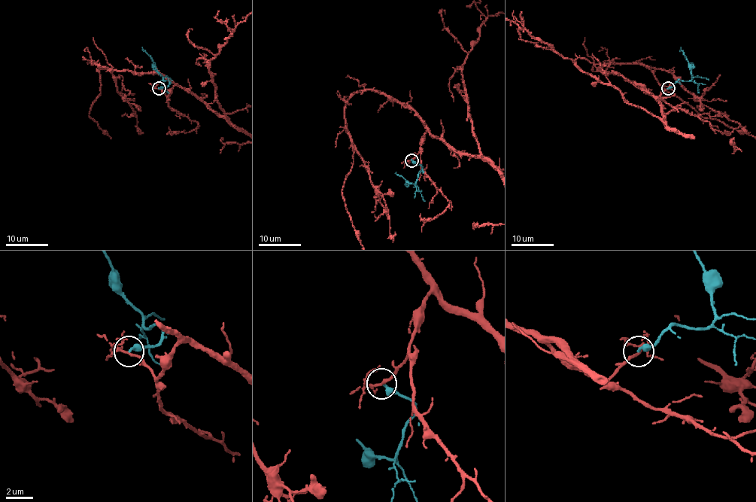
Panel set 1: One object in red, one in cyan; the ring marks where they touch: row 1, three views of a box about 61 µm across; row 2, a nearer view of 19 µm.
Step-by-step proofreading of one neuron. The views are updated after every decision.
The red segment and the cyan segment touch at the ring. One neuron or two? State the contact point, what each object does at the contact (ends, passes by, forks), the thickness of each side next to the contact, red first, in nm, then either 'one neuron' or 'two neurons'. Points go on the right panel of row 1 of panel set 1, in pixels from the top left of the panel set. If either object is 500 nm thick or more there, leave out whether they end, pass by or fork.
place (668, 88); red forks; cyan ends; calibres 170 and 300 nm; two neurons

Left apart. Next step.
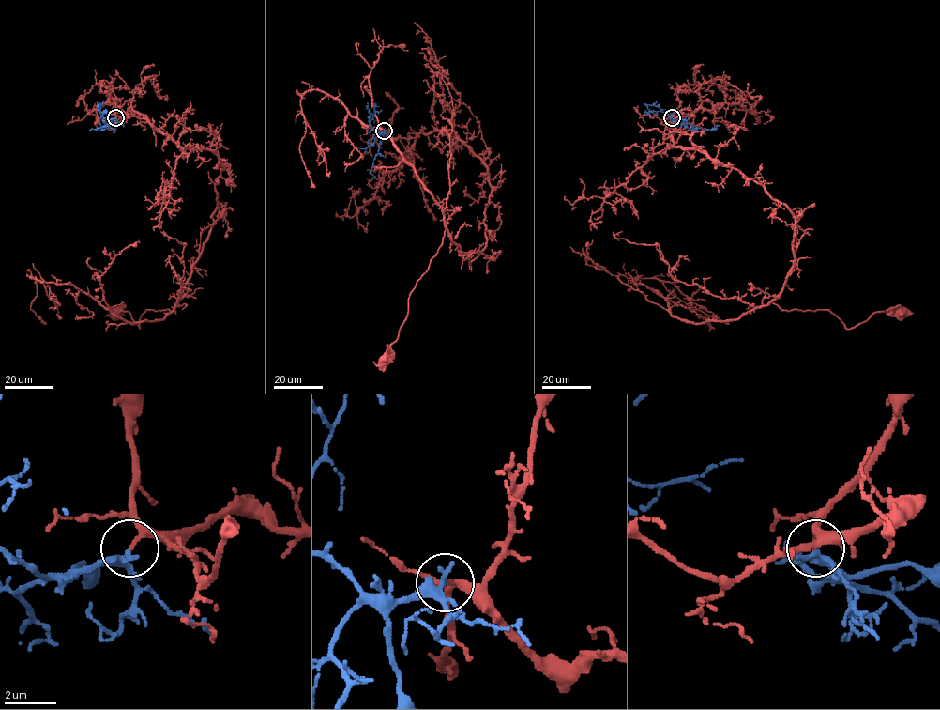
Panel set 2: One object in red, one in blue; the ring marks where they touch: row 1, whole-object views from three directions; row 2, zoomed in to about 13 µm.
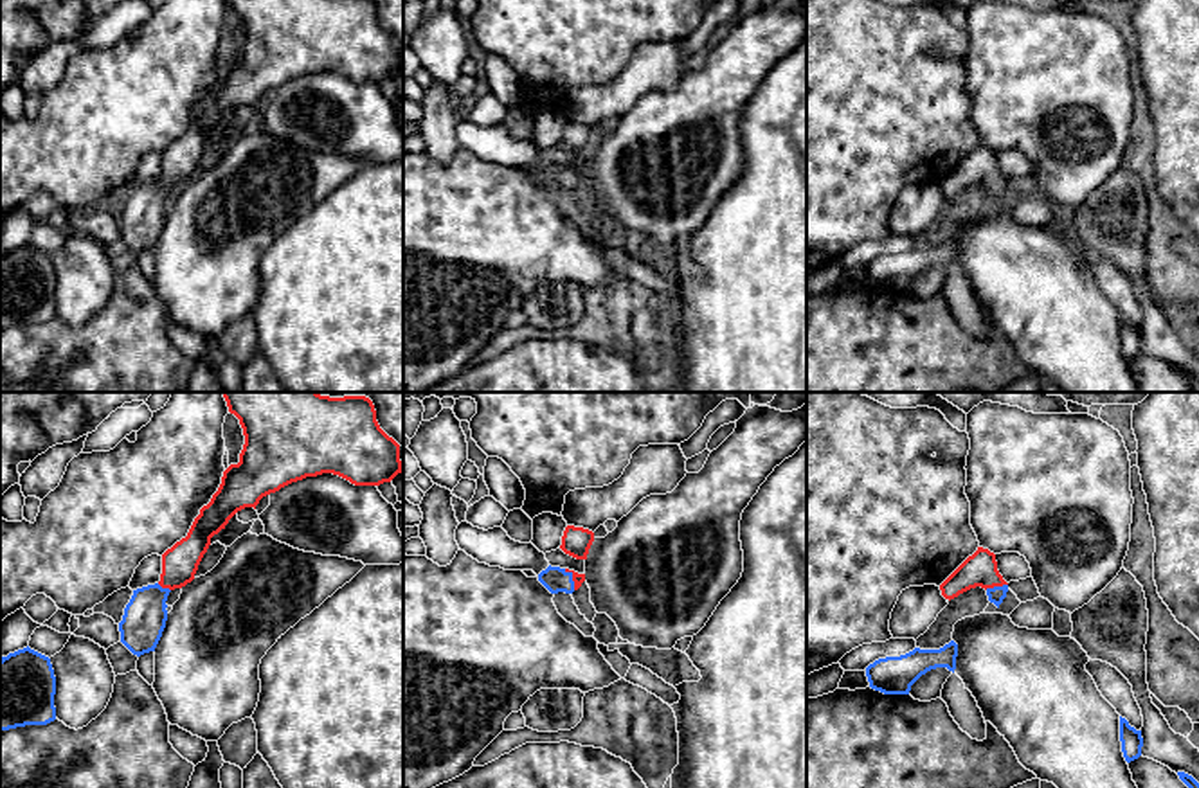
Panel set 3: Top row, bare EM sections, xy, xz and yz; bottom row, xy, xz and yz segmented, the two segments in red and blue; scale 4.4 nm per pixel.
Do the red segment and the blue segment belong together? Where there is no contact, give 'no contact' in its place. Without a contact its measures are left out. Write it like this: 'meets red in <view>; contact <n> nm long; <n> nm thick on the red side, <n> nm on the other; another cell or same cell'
meets red in yz; contact 110 nm long; 150 nm thick on the red side, 70 nm on the other; same cell

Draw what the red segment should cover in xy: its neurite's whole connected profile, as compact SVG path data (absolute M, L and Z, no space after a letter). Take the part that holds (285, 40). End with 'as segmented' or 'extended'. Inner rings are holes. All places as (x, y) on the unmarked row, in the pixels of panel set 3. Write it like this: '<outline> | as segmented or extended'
M227 0L227 4L229 9L239 16L245 32L239 59L230 61L223 68L218 88L211 99L200 106L187 133L162 151L160 178L133 187L122 218L119 219L119 228L121 239L137 254L155 248L167 218L166 198L169 189L194 176L198 162L211 142L211 135L225 126L238 108L245 104L256 106L263 94L306 74L333 70L355 83L380 83L401 70L400 41L380 25L373 0Z | extended

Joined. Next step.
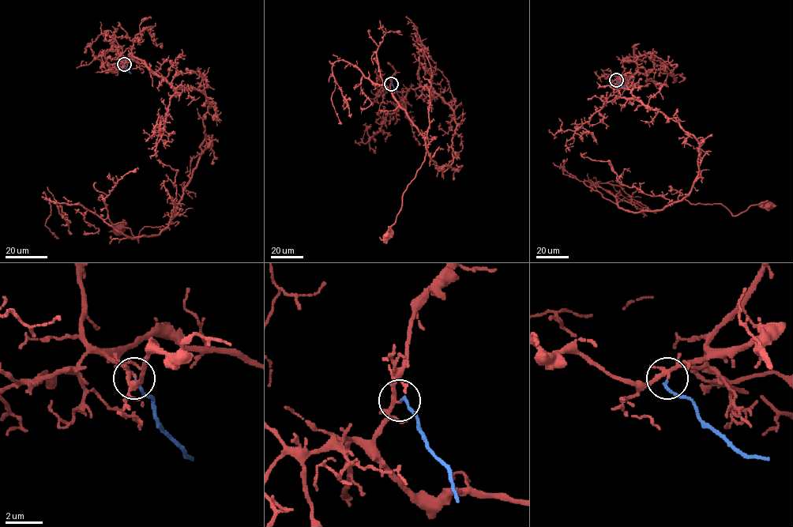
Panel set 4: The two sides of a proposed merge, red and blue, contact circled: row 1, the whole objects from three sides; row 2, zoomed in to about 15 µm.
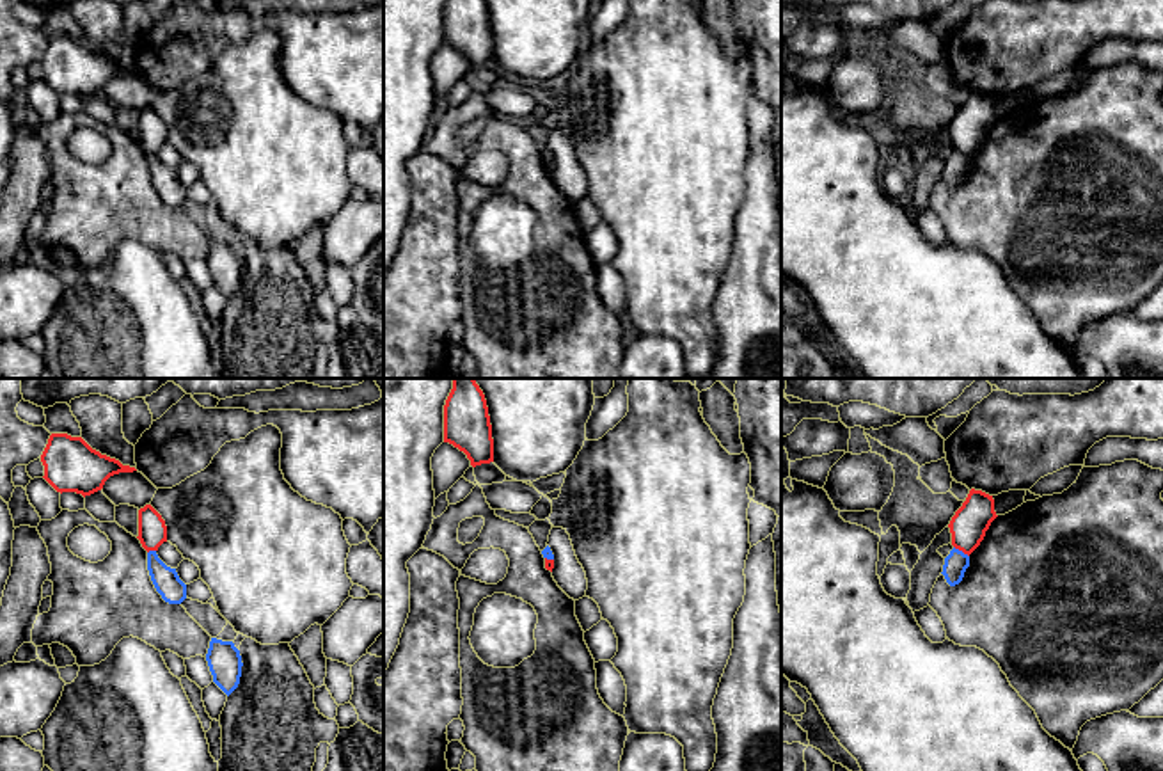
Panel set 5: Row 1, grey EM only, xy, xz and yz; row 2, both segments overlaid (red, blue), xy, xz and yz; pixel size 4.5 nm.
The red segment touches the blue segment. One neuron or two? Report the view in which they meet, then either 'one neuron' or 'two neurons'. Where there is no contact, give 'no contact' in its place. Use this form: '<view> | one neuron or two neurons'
yz | two neurons

